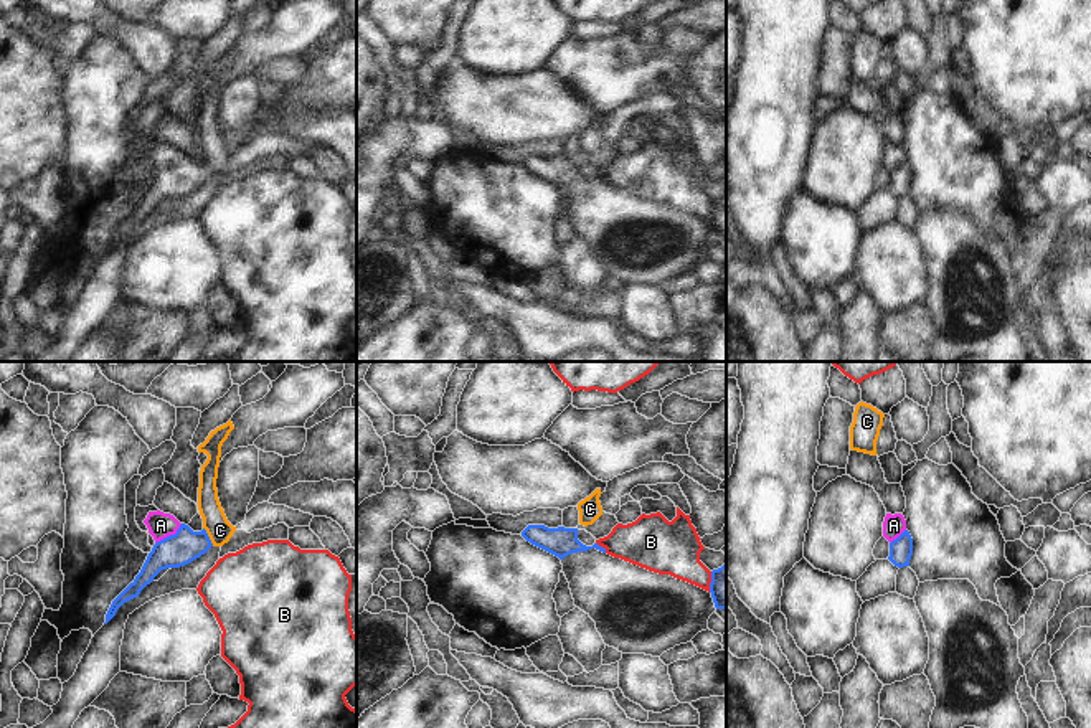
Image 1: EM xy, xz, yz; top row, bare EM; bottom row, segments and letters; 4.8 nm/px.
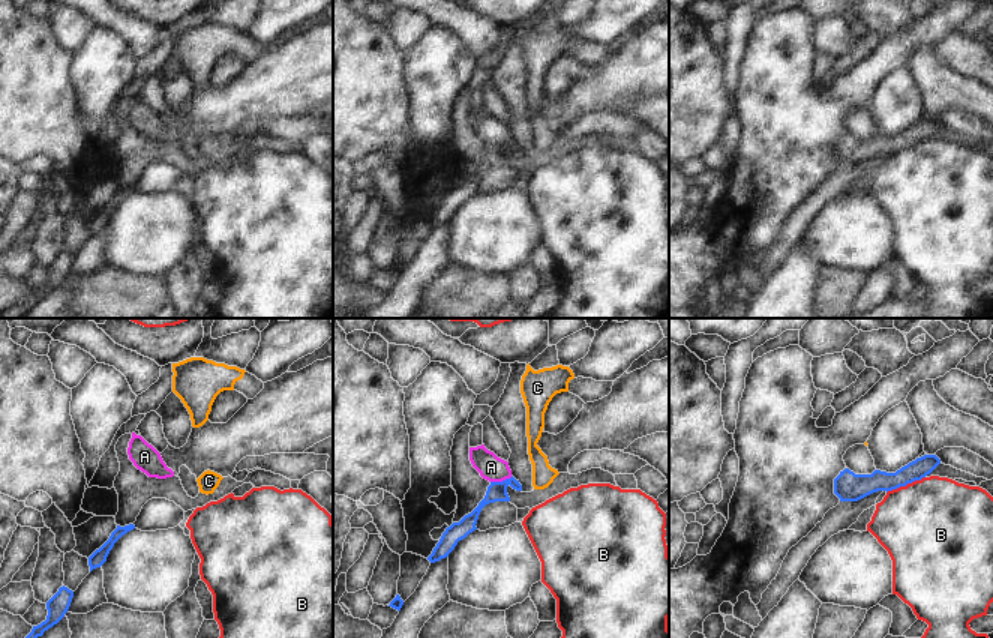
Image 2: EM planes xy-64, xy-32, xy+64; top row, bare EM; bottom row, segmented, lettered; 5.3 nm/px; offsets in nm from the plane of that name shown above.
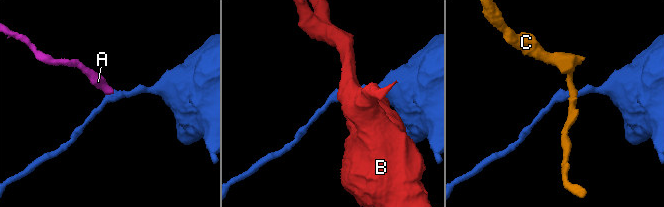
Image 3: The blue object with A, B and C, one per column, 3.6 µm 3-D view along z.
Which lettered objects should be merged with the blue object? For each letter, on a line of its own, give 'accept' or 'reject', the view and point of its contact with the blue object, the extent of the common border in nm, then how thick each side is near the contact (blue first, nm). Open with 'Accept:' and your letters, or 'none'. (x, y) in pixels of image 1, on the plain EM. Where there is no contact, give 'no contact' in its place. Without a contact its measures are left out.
Accept: A
A: accept; meets blue in xy at (170, 165); contact 170 nm long; 160 nm thick on the blue side, 130 nm on the other
B: reject; meets blue in xz at (601, 177); contact 80 nm long; 140 nm thick on the blue side, 260 nm on the other
C: reject; meets blue in xy at (208, 167); contact 110 nm long; 160 nm thick on the blue side, 120 nm on the other

